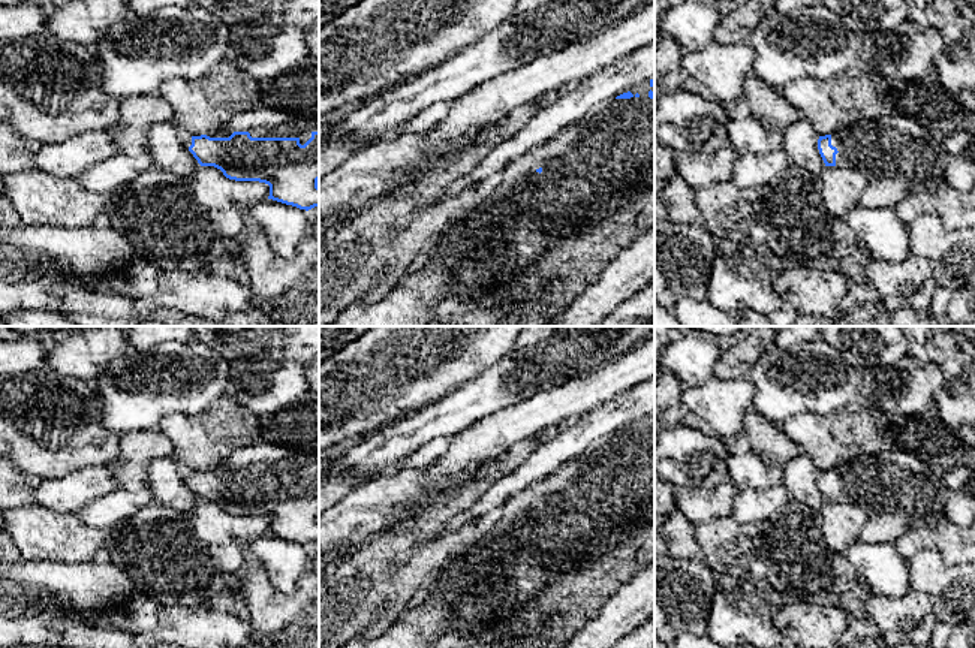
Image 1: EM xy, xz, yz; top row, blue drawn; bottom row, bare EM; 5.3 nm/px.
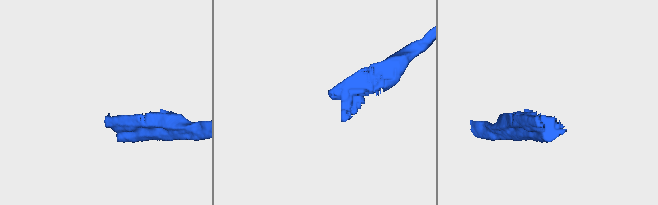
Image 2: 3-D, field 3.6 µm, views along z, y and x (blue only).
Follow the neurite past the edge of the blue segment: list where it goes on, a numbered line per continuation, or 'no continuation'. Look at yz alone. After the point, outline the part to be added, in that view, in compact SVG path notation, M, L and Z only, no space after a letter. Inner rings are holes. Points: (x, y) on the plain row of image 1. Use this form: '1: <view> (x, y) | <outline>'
1: yz (897, 491) | M902 449L852 458L831 468L831 480L839 486L836 503L854 504L866 513L860 533L864 543L893 543L912 528L933 528L945 518L947 486L942 474Z

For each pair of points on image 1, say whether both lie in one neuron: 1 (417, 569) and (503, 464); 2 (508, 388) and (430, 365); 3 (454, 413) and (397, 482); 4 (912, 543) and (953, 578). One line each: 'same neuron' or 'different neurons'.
1: same neuron
2: different neurons
3: different neurons
4: different neurons

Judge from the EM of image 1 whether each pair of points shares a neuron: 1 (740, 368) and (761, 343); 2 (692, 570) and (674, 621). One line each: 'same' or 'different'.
1: same
2: same

